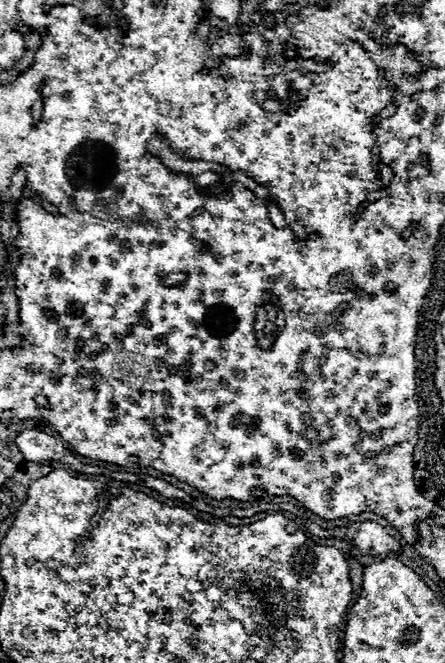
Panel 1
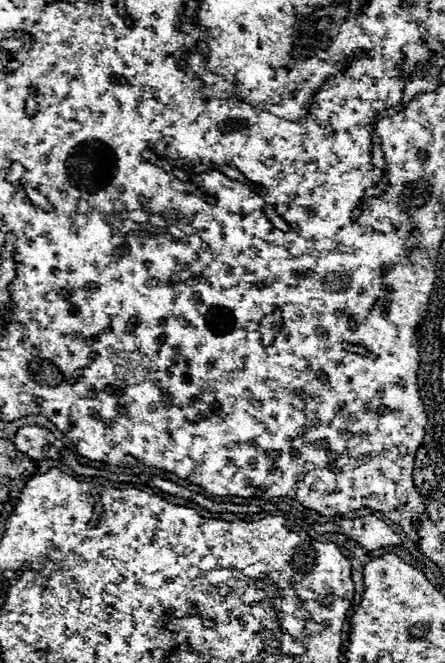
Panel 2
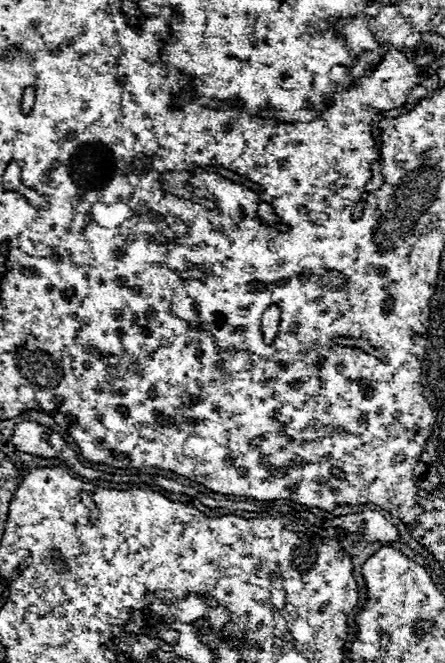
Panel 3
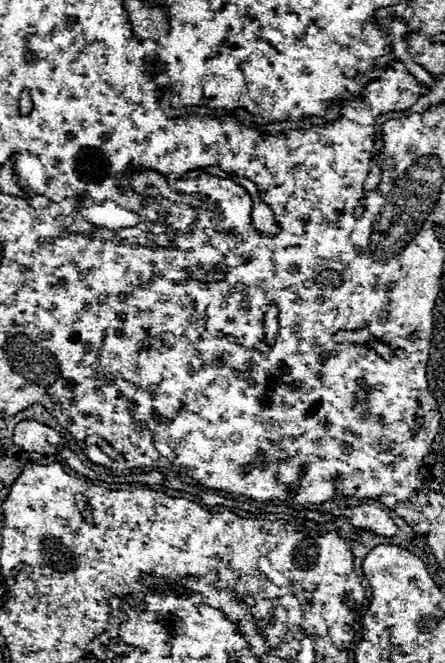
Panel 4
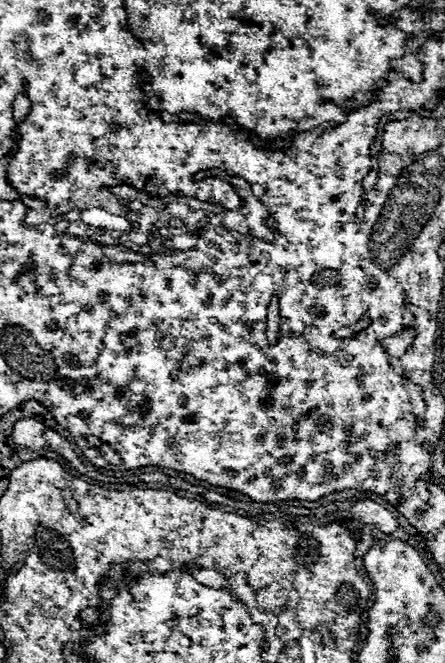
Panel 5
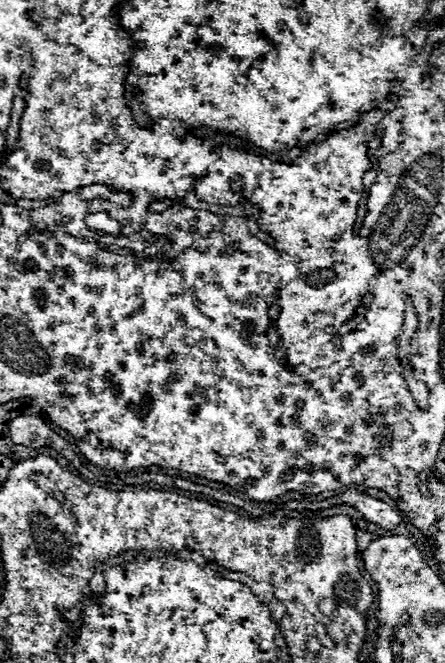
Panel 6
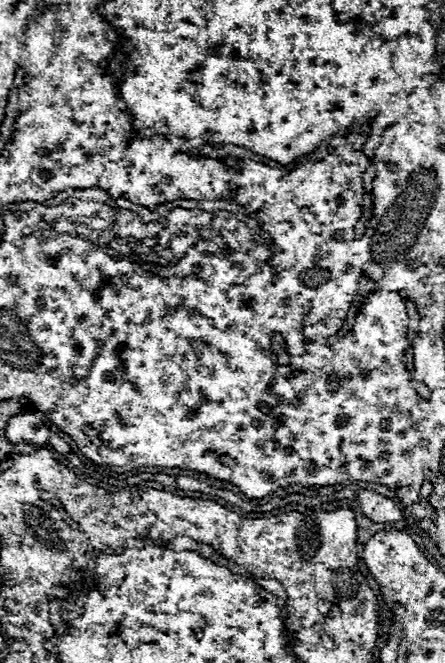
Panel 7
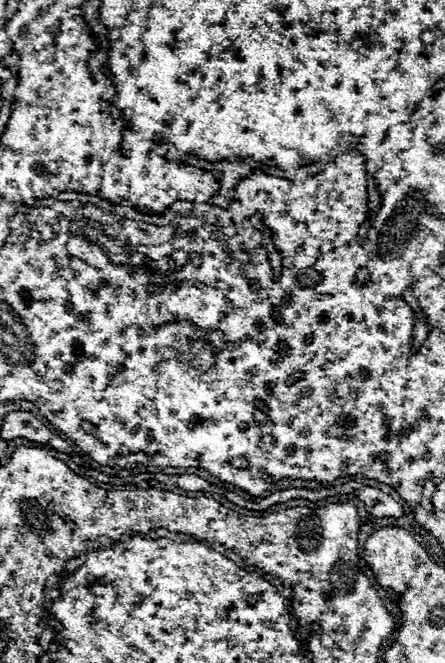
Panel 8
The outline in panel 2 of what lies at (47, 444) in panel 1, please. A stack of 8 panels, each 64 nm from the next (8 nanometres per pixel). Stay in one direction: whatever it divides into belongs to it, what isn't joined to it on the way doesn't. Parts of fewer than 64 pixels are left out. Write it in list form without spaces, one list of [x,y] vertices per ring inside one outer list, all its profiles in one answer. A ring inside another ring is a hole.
[[[22,426],[22,428],[18,428],[12,442],[16,444],[16,448],[20,452],[24,452],[26,456],[30,456],[34,460],[50,460],[50,458],[62,460],[64,450],[69,450],[66,447],[62,450],[60,448],[62,442],[50,430],[46,430],[42,426]]]

